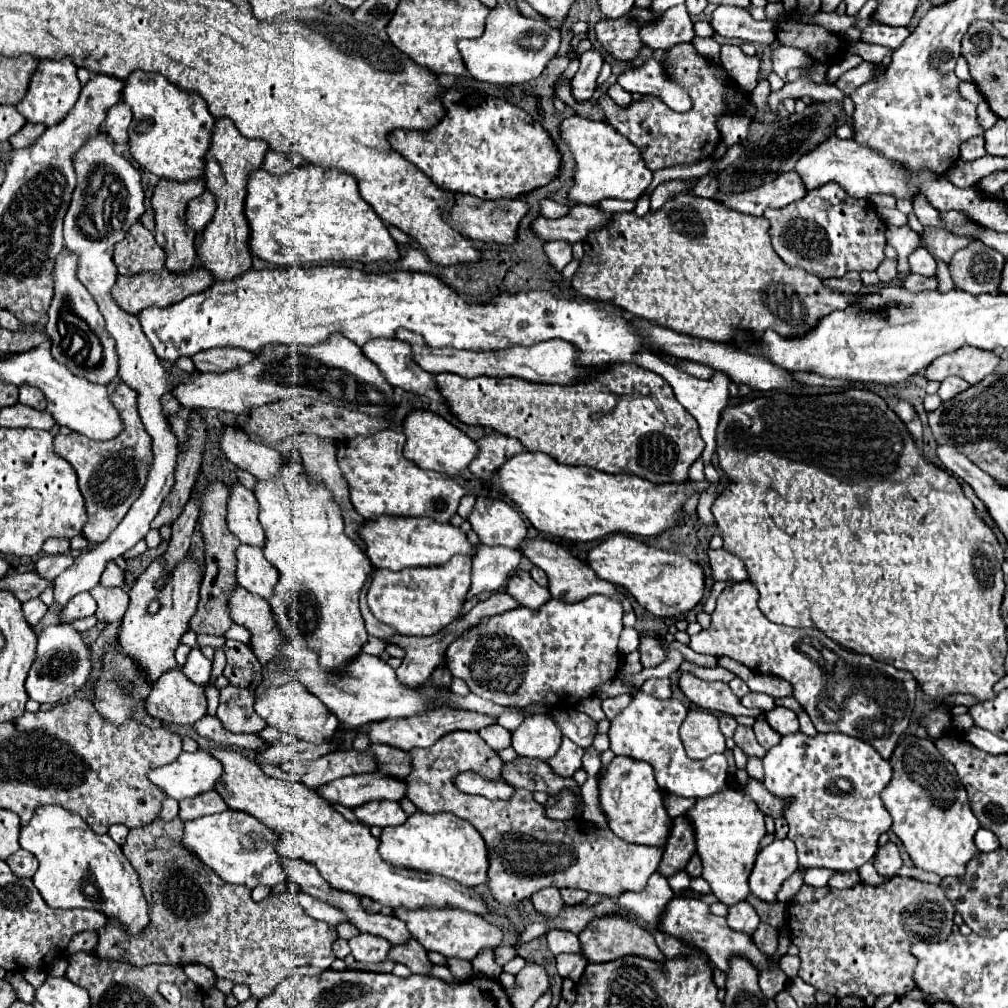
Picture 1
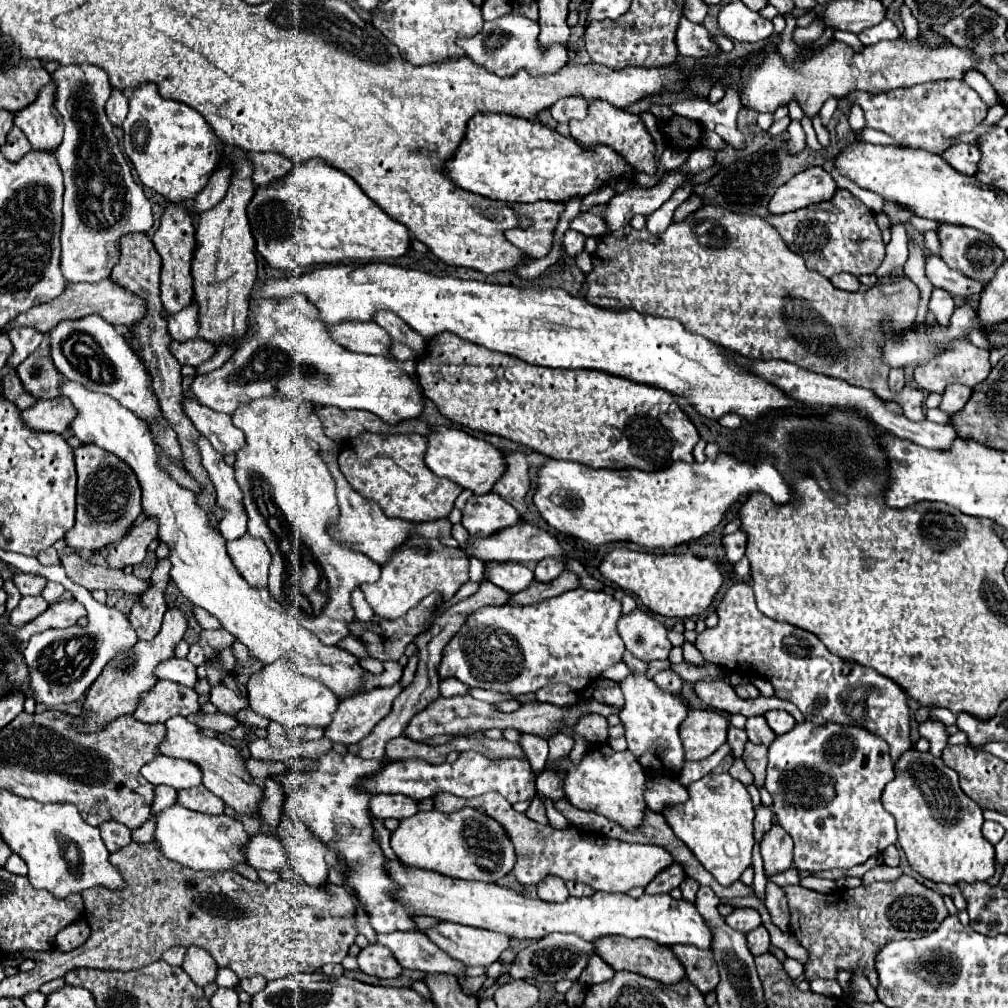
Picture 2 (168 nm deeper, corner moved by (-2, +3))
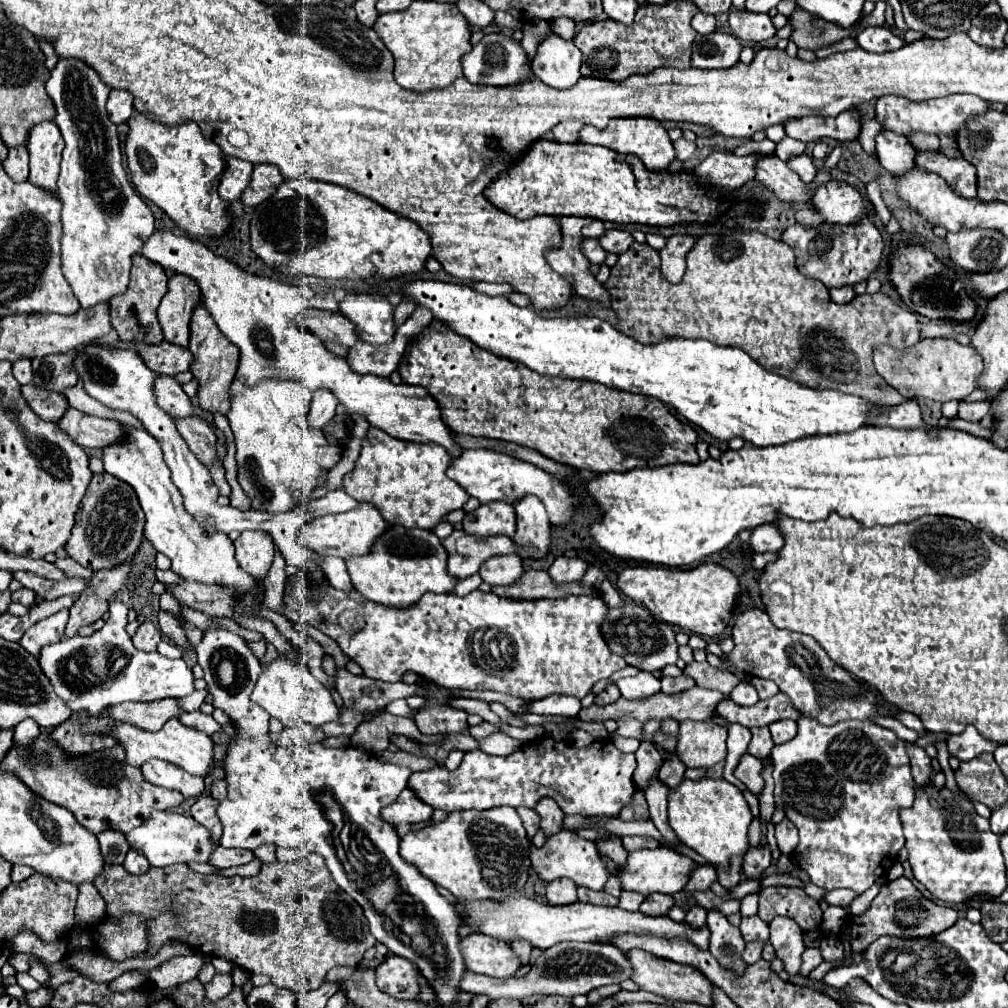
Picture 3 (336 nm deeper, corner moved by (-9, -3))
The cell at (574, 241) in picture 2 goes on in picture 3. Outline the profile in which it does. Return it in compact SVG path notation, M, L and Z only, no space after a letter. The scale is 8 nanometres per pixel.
M583 239L583 255L597 265L603 265L607 251L603 251L603 247L599 245L597 239Z

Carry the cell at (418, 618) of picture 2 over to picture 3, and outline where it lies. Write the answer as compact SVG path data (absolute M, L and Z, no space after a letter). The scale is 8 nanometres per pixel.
M301 571L287 577L283 593L283 615L291 621L313 625L315 629L337 641L341 651L349 659L359 663L369 679L395 683L401 681L407 671L413 671L421 679L433 681L445 689L487 689L523 697L529 701L537 701L553 693L583 699L599 679L607 679L611 673L627 667L623 657L607 649L607 643L599 633L599 625L603 623L605 613L607 605L601 597L569 595L563 599L517 601L497 597L491 591L483 593L479 589L469 593L467 597L455 597L453 593L425 593L415 605L395 609L369 601L357 591L345 593L333 589L329 583L317 587L311 577Z

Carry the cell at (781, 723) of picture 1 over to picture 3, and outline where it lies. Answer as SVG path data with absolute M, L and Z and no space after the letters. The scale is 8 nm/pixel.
M783 719L783 721L775 721L773 725L769 725L769 731L771 731L773 743L781 745L781 743L787 743L795 737L797 725L795 725L793 719Z

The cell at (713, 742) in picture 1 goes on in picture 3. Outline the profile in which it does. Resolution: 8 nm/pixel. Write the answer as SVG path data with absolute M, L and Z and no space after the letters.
M683 721L677 735L677 757L685 767L707 769L727 757L727 729L709 721Z

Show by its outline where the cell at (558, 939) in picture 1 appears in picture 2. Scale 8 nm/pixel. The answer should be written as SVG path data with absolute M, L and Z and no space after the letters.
M590 953L590 955L588 955L588 965L586 965L586 969L582 971L582 975L580 975L578 981L580 981L582 985L592 985L592 983L608 981L608 979L612 977L612 973L614 973L612 967L608 967L596 953Z

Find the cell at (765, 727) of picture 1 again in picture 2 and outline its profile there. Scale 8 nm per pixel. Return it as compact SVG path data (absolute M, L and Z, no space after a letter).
M750 717L746 721L746 733L748 739L752 743L762 743L762 745L770 745L776 739L776 733L768 727L764 717Z

